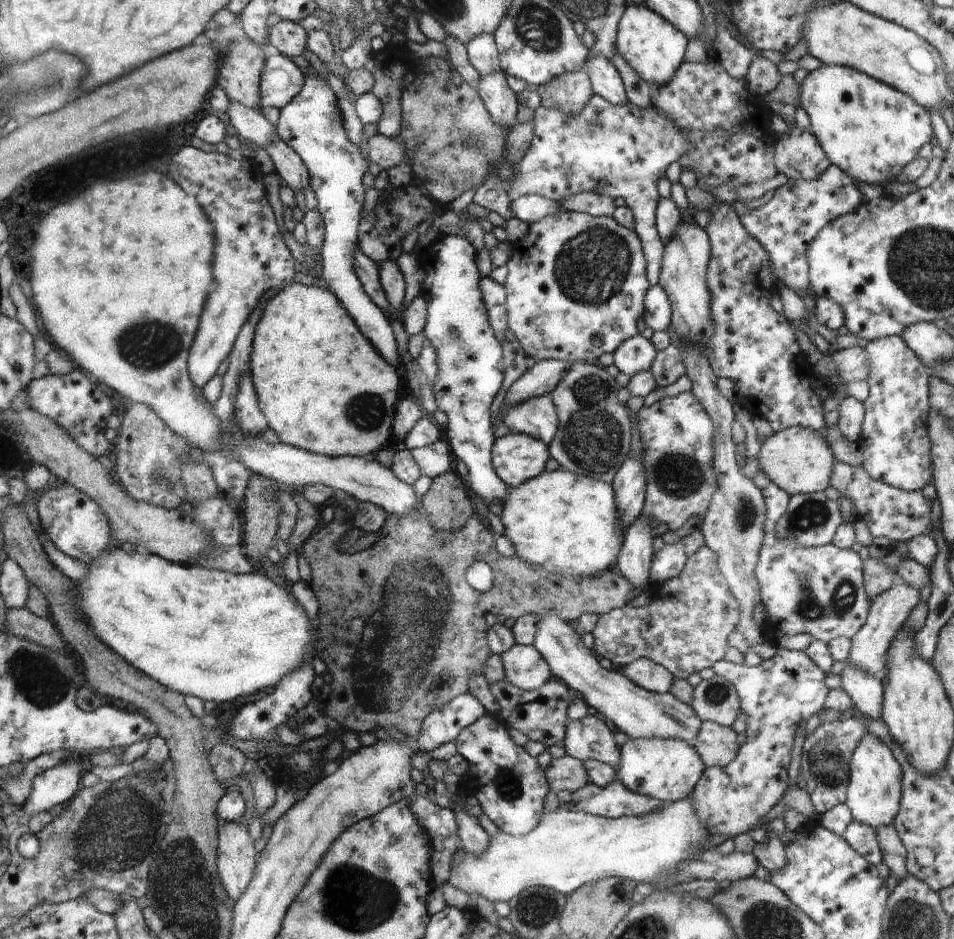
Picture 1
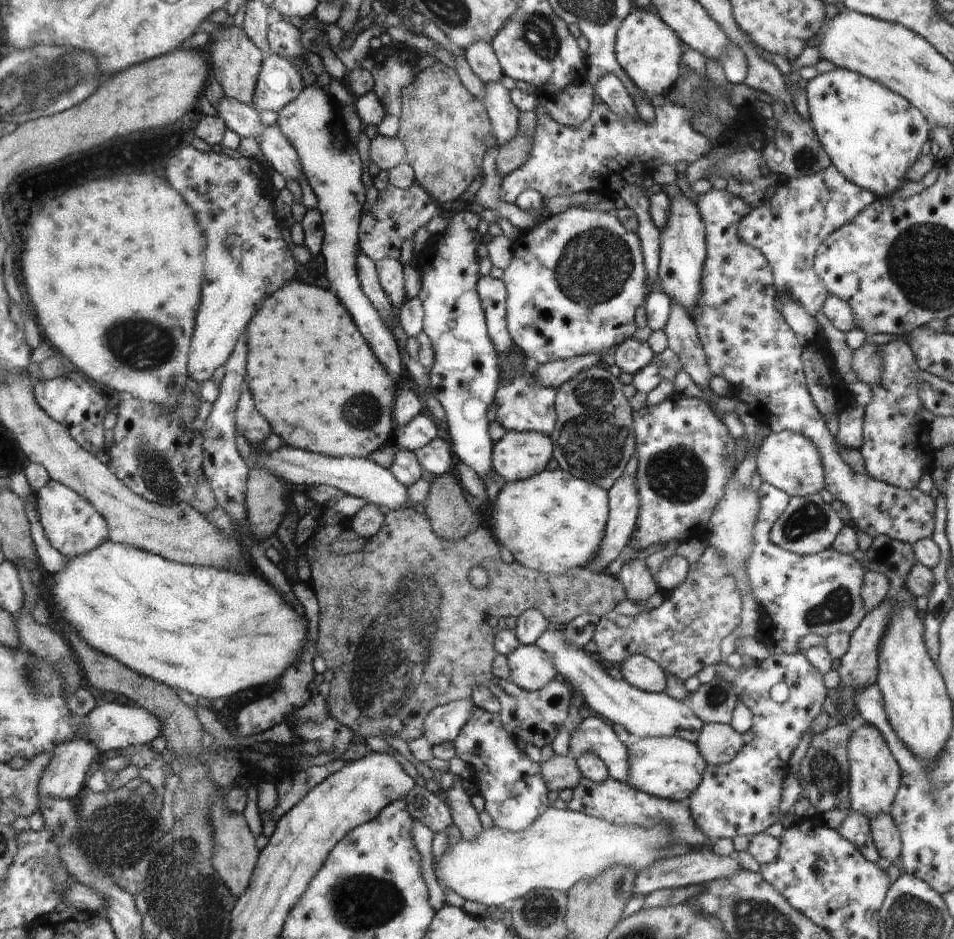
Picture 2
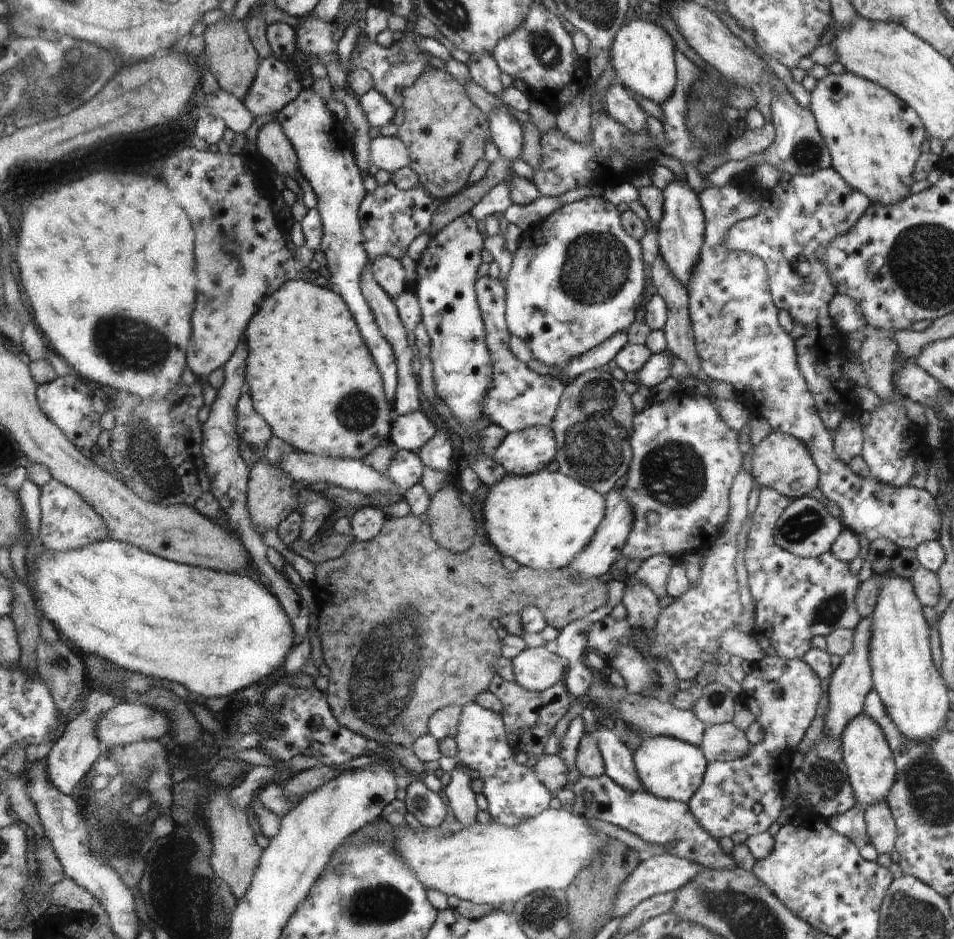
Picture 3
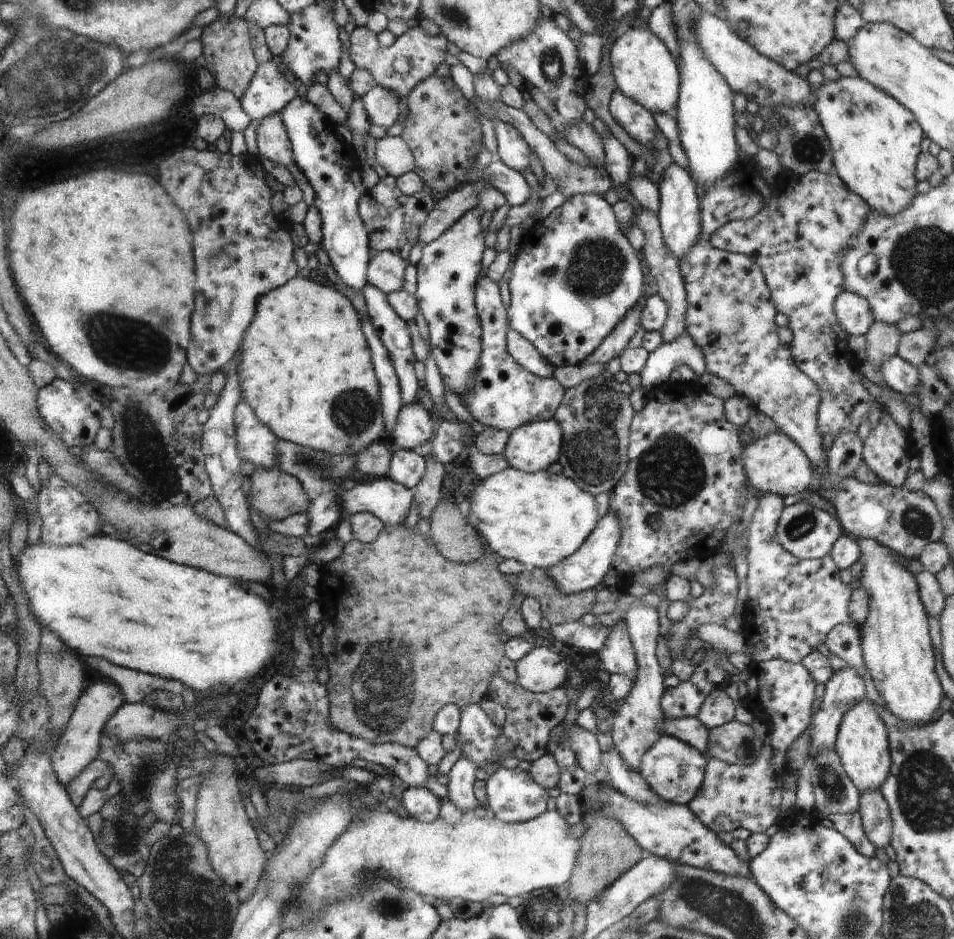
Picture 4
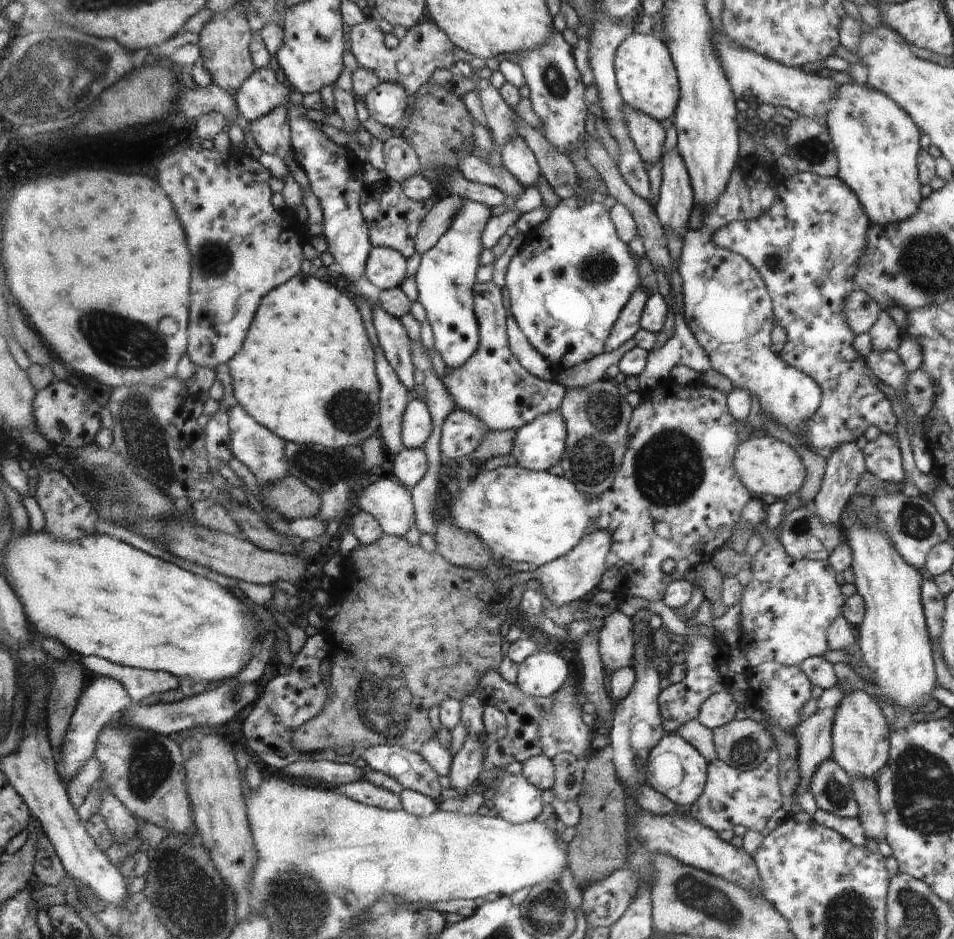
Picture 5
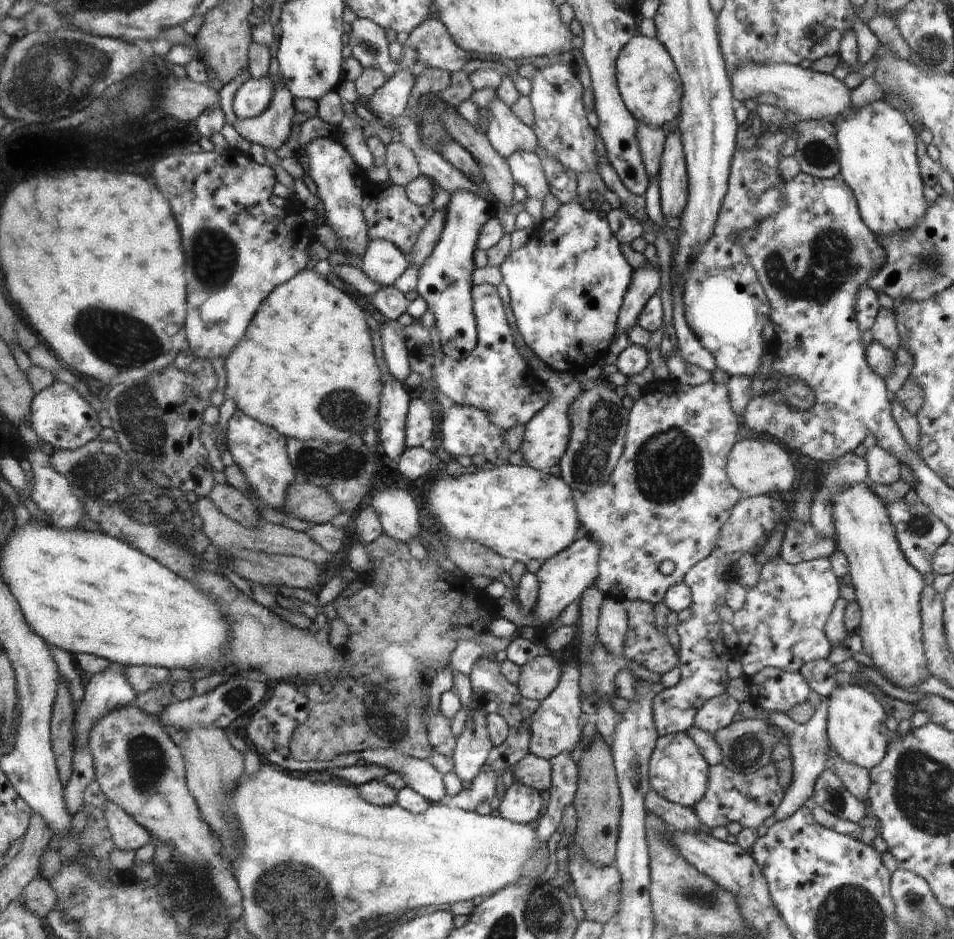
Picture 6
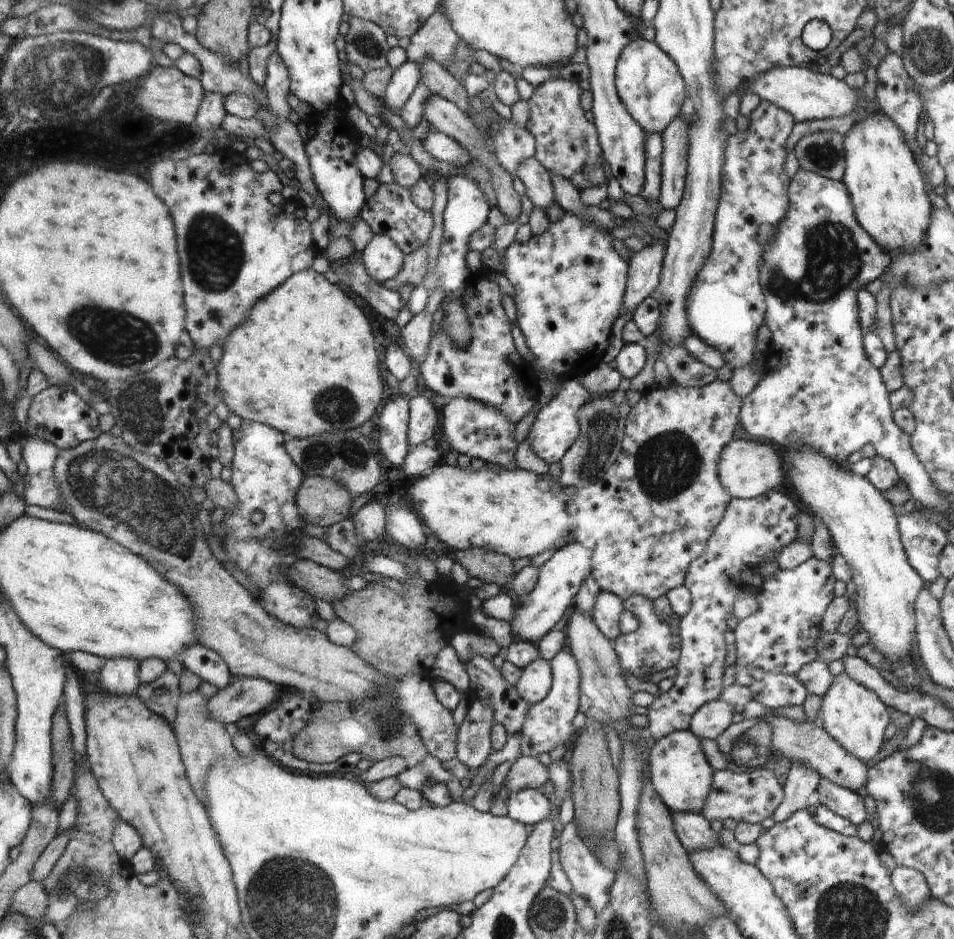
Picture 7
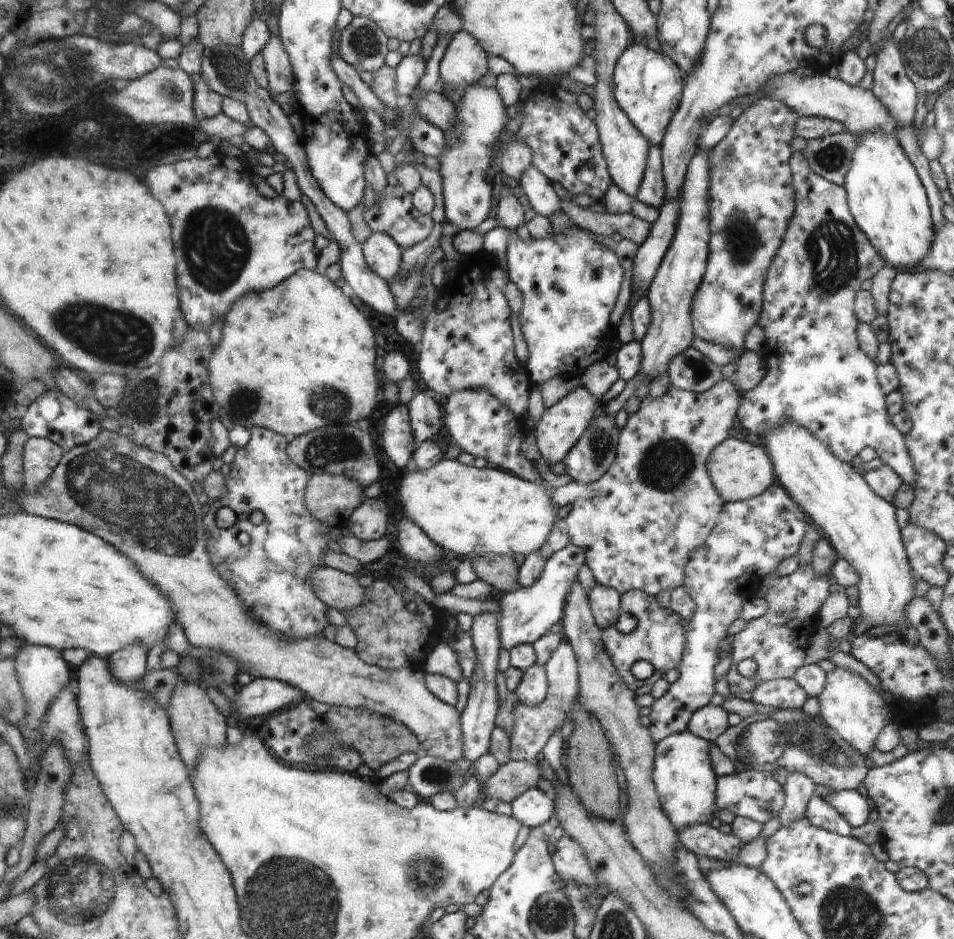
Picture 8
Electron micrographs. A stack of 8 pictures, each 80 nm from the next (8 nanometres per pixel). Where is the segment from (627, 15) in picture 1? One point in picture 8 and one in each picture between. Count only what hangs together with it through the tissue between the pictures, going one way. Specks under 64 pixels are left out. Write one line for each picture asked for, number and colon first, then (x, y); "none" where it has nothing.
2: (650, 52)
3: (643, 56)
4: (643, 68)
5: (648, 81)
6: (650, 85)
7: (650, 85)
8: (649, 86)

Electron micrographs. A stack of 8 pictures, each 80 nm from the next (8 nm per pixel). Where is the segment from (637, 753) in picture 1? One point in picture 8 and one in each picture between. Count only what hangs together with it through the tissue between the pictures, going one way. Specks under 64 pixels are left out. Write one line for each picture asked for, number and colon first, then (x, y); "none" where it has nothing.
2: (669, 767)
3: (669, 768)
4: (675, 771)
5: (678, 771)
6: (678, 771)
7: (679, 771)
8: (684, 776)

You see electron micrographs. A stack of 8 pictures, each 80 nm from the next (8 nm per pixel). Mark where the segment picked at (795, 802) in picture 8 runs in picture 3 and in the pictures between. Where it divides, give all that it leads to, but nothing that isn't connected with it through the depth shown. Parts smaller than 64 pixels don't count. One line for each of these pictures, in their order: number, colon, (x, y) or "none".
3: (850, 684)
4: (847, 687)
5: (814, 735)
6: (808, 742)
7: (802, 781)

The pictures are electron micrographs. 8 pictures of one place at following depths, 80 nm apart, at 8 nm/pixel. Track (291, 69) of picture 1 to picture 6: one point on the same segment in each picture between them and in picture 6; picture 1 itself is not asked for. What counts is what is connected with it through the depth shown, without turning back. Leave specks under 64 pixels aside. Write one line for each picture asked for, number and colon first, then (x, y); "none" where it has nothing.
2: (279, 83)
3: (276, 86)
4: (271, 92)
5: (262, 92)
6: (254, 96)

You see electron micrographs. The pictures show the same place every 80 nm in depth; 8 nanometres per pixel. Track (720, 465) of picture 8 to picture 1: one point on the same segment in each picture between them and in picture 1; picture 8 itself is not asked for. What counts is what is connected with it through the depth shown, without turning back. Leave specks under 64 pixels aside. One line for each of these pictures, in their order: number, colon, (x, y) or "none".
1: (799, 461)
2: (791, 462)
3: (781, 461)
4: (775, 464)
5: (765, 466)
6: (759, 466)
7: (750, 468)

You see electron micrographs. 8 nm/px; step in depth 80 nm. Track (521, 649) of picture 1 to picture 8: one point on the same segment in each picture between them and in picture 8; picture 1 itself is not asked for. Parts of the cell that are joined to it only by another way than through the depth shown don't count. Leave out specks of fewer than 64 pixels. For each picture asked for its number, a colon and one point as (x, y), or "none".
2: (531, 668)
3: (535, 669)
4: (541, 670)
5: (542, 674)
6: (539, 676)
7: (535, 681)
8: (533, 688)

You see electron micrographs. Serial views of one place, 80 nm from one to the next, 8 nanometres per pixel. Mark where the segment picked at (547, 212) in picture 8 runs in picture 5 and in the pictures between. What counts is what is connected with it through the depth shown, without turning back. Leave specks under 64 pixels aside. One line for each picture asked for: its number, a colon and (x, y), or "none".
5: (517, 158)
6: (525, 168)
7: (539, 188)

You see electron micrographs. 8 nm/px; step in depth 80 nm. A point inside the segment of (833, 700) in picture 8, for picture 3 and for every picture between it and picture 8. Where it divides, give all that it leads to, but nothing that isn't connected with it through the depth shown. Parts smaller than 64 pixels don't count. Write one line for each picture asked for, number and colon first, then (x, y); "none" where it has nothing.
3: (871, 769)
4: (862, 744)
5: (860, 739)
6: (856, 731)
7: (850, 713)

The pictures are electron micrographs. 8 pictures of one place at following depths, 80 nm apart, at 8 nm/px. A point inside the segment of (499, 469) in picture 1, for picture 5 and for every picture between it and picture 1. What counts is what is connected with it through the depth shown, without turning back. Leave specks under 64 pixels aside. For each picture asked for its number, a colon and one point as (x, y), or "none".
2: (517, 455)
3: (523, 452)
4: (532, 448)
5: (537, 446)

